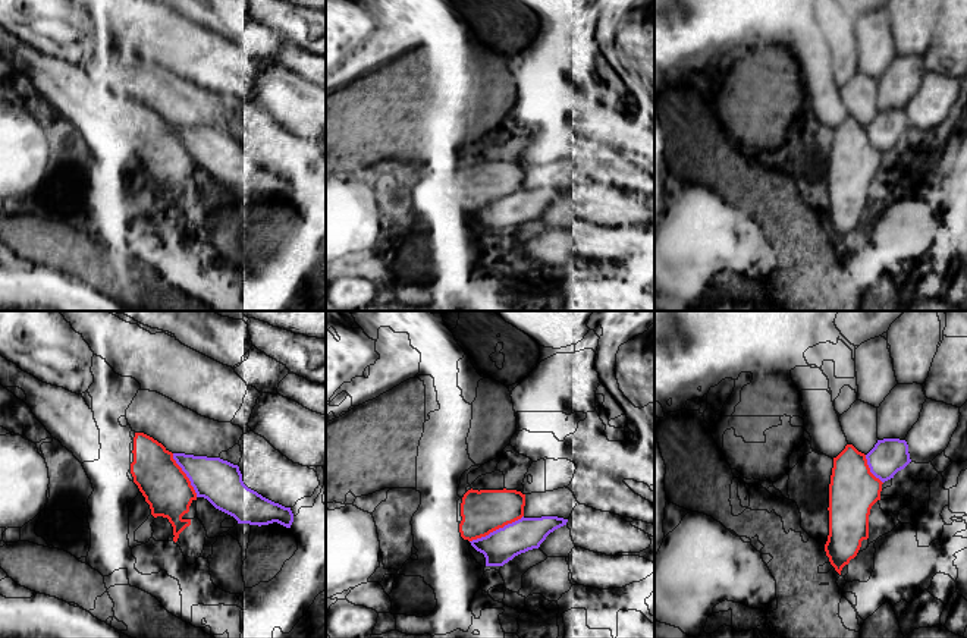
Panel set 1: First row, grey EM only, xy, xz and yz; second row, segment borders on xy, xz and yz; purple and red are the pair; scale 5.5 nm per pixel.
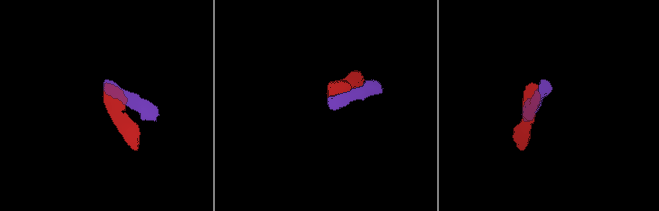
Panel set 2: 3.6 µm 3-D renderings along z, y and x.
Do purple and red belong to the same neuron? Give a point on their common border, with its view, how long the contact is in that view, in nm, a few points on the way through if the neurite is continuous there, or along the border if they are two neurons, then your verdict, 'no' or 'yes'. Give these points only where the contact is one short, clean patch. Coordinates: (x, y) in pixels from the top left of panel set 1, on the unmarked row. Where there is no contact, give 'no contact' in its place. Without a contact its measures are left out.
xz (496, 201) | 320 nm | along xz (523, 186), (470, 213) | no

